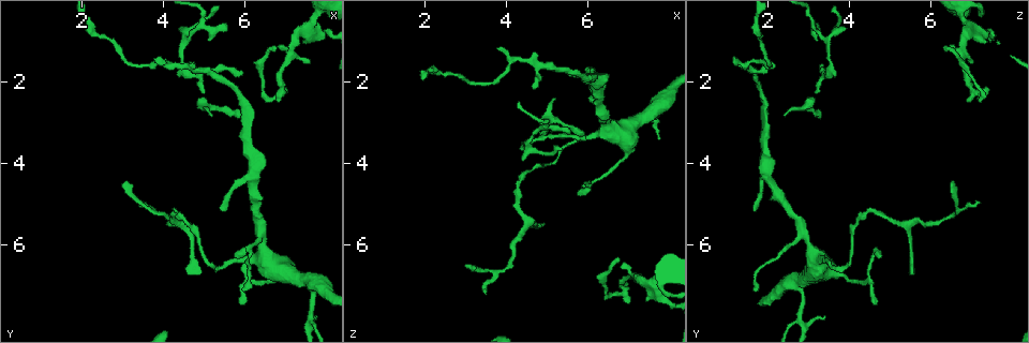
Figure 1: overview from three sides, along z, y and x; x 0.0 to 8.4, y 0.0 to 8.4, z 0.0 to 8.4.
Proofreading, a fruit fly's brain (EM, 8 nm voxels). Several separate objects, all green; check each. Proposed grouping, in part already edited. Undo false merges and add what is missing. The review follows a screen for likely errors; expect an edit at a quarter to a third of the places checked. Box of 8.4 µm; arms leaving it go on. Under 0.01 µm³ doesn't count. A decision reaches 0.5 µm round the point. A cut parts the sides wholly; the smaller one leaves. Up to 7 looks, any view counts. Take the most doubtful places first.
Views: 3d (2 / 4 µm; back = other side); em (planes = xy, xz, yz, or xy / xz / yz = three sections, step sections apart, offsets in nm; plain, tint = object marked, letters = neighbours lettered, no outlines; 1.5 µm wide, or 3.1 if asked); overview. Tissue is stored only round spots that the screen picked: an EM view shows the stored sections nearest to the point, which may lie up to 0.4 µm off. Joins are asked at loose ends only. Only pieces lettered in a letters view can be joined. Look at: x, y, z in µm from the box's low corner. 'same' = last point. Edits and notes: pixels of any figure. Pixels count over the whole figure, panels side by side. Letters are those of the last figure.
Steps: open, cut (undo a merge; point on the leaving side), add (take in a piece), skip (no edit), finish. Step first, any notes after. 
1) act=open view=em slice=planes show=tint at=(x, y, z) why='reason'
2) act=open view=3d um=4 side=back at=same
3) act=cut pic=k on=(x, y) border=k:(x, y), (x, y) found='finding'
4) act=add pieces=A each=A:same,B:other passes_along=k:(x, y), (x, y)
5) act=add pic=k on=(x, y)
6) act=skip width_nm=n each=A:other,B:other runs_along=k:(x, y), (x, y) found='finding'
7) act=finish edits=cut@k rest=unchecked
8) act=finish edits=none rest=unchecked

act=open view=3d um=4 at=(7.55, 7.80, 2.75)

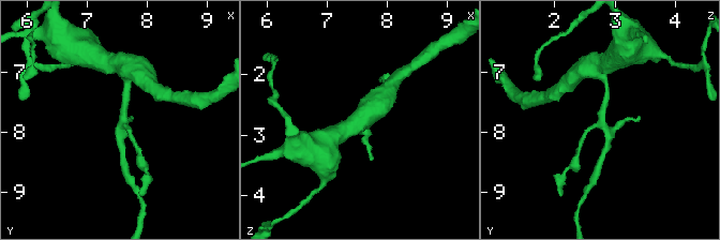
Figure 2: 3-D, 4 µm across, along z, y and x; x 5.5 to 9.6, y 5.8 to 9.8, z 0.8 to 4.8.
act=open view=em slice=yz step=8 show=tint at=(7.60, 7.80, 2.85)

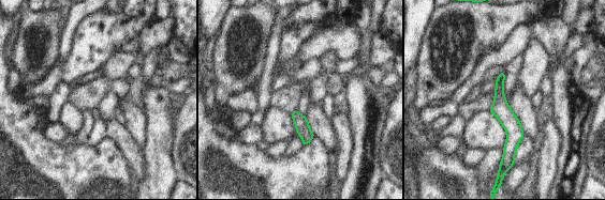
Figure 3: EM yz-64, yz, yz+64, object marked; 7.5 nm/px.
act=open view=em slice=planes show=letters at=same

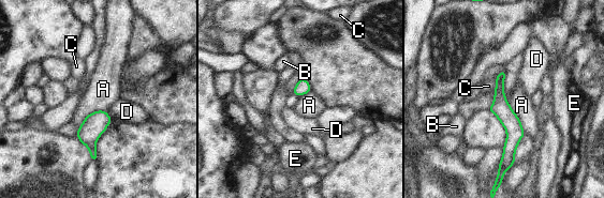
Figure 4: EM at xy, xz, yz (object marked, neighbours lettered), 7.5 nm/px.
act=skip each=A:other,B:other,C:other,D:other,E:other border=4:(505, 98), (519, 119), (525, 133) found='all the same neuron'

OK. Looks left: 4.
act=open view=3d um=4 at=(5.95, 1.75, 3.45) why='thin end'

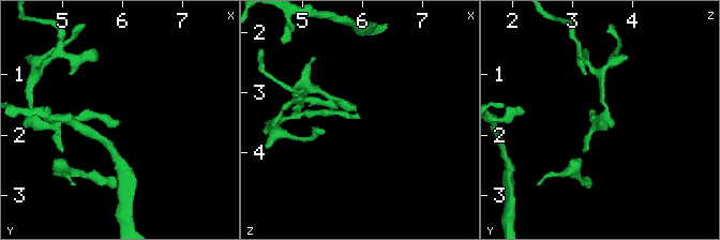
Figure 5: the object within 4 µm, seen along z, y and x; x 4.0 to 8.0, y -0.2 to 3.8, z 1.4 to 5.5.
act=open view=em slice=planes show=letters at=(5.90, 1.80, 3.40) why='need the tissue'

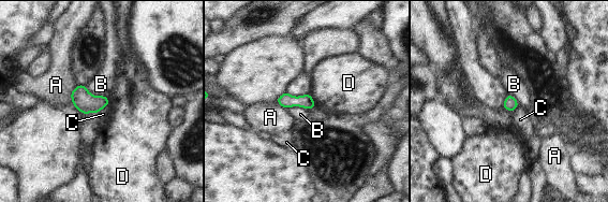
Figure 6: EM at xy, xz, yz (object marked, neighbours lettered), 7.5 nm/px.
act=skip each=A:other,B:other,C:other,D:other border=6:(107, 104), (95, 114) found='none of them fits'

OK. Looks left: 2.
act=open view=em slice=xz step=8 show=letters at=(5.95, 7.40, 4.70) why='thin end'

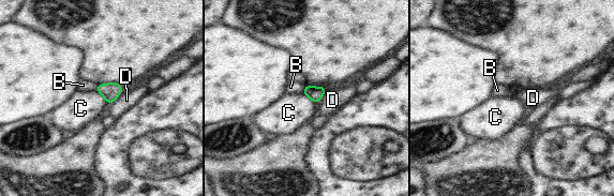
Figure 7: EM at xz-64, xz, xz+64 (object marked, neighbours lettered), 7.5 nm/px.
act=open view=em slice=planes show=letters at=same

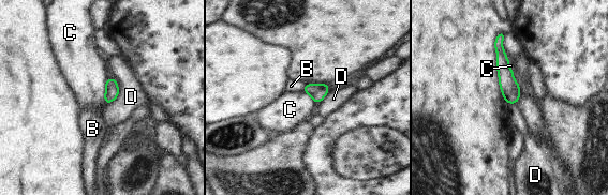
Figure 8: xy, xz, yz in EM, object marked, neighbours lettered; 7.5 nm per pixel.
act=skip each=B:other,C:other,D:other runs_along=8:(501, 35), (502, 66), (514, 101) found='no lettered piece goes on from it'

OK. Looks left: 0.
act=finish edits=none rest=unchecked

